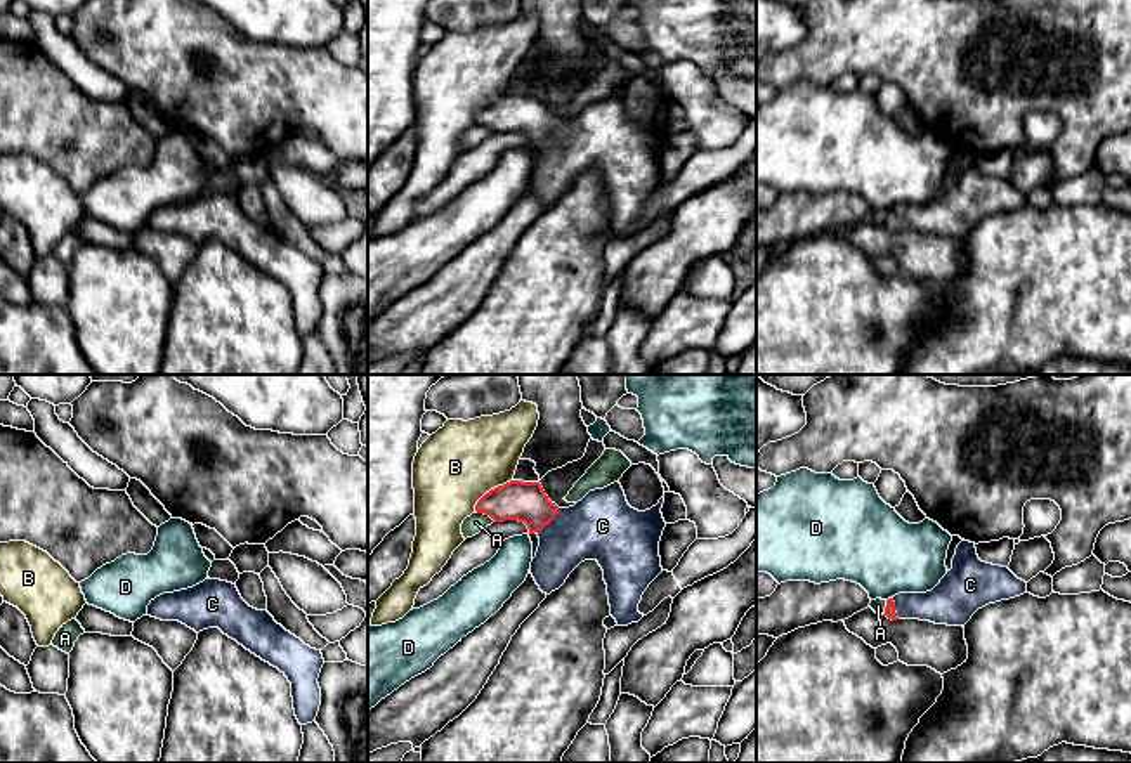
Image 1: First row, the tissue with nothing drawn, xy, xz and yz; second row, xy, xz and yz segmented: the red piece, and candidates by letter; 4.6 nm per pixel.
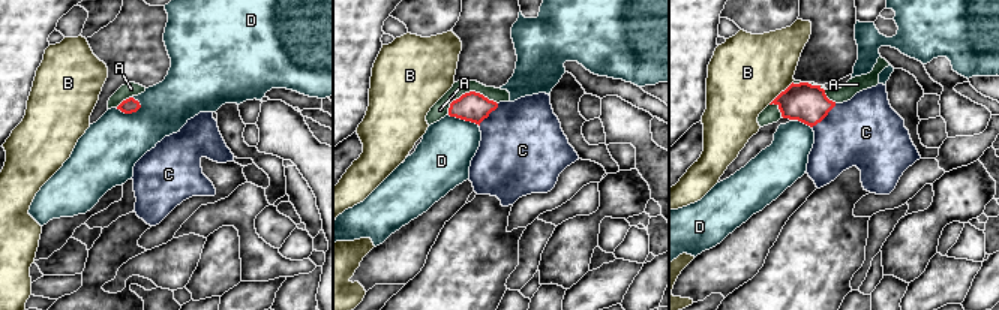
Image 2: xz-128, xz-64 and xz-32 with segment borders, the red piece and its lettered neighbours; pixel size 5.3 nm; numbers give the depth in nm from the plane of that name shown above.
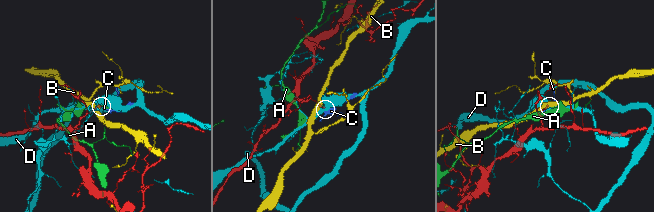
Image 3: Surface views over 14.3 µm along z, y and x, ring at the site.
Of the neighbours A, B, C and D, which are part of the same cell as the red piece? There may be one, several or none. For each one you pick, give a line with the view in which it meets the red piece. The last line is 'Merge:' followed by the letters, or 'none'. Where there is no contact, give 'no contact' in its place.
C: meets red in xz
Merge: C

